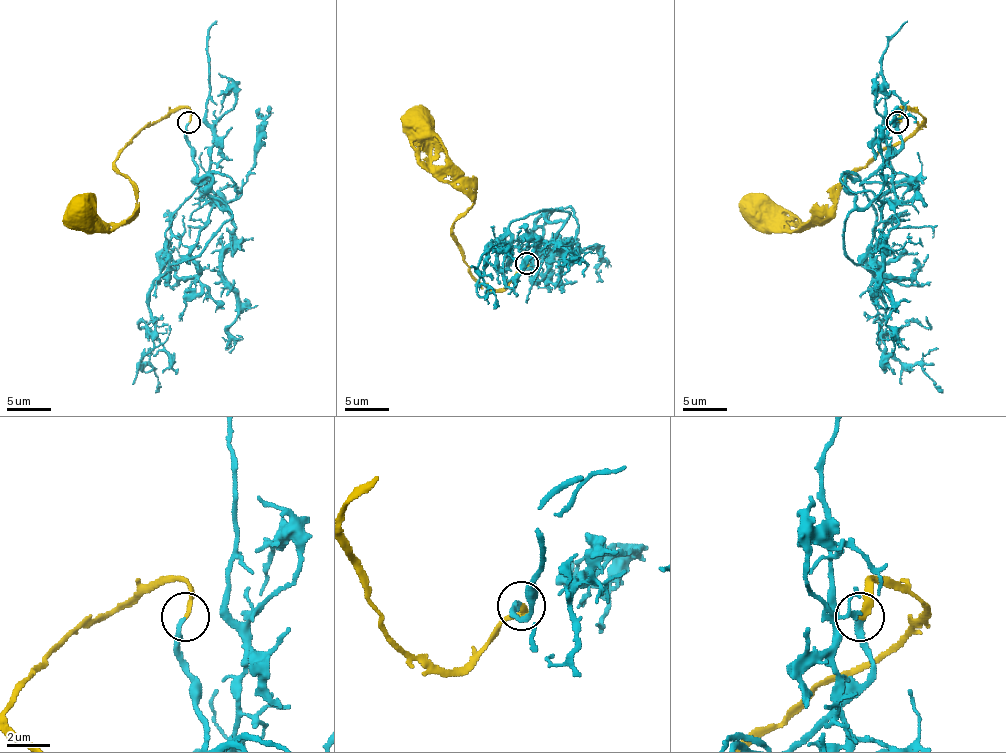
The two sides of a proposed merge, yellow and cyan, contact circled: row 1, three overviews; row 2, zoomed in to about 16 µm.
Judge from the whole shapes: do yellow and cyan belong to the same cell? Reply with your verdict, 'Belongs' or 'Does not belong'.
Belongs

